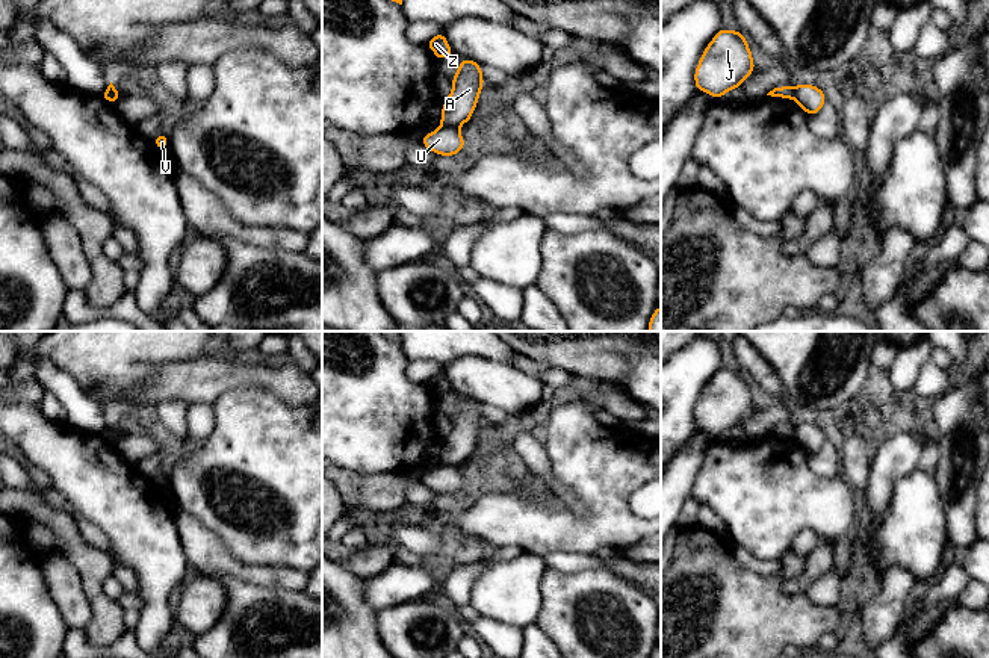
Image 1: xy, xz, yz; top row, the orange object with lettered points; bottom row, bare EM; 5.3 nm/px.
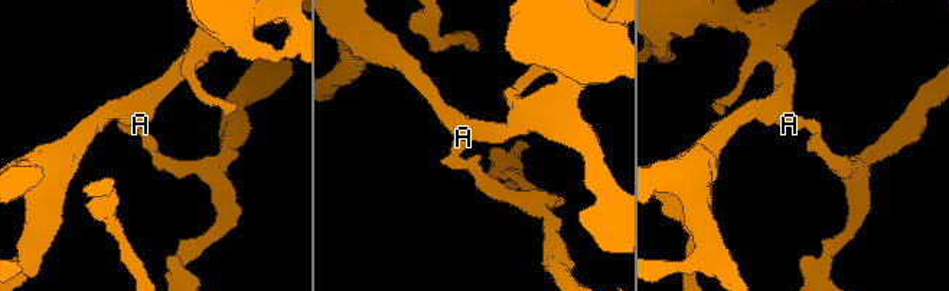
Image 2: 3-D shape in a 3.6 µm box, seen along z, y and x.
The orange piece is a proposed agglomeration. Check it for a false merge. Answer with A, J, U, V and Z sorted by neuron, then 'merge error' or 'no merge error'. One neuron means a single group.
groups A J Z / U V; merge error

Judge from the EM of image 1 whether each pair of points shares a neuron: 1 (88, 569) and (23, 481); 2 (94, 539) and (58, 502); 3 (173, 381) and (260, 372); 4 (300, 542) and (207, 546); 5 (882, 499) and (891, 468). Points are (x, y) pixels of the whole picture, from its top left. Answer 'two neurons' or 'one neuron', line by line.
1: two neurons
2: one neuron
3: one neuron
4: two neurons
5: one neuron

